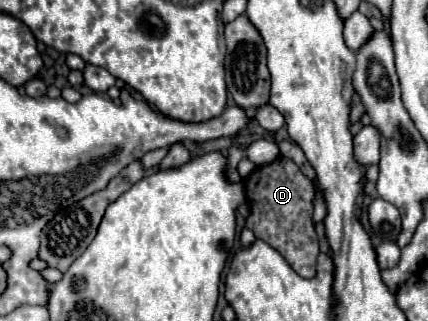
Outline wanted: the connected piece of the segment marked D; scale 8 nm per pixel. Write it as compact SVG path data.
M279 157L269 165L257 167L245 179L245 193L251 207L251 217L247 217L245 223L247 229L251 229L257 239L277 249L301 277L315 277L319 239L313 227L313 181L307 179L293 161Z

